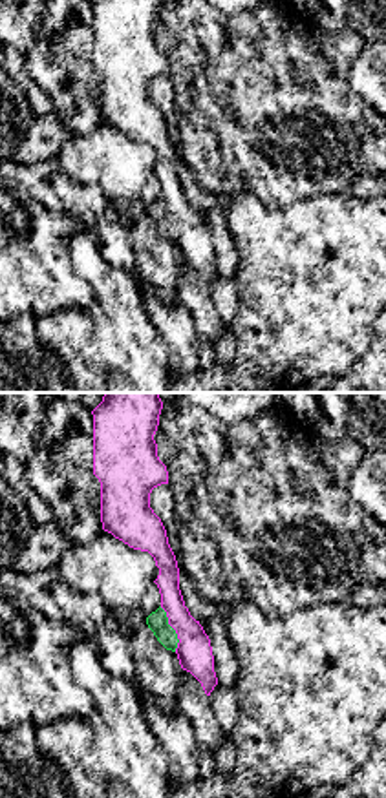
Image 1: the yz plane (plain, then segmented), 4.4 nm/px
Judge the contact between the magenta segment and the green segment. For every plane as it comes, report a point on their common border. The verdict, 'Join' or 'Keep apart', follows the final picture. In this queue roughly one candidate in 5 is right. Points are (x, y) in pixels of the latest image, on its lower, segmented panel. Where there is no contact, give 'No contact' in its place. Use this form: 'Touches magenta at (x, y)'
Touches magenta at (172, 627)

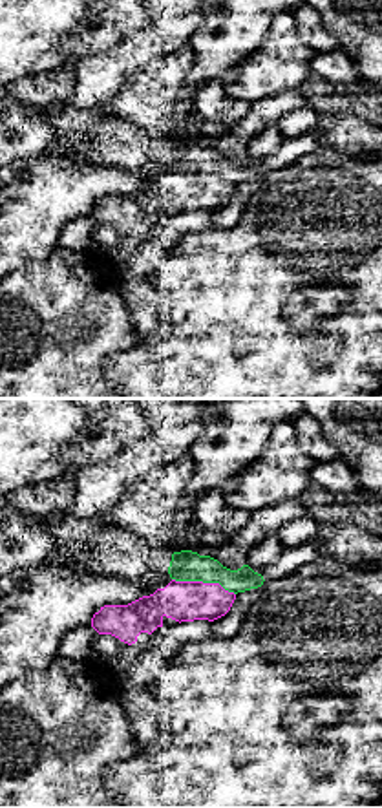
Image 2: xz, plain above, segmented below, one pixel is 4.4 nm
Touches magenta at (201, 582)

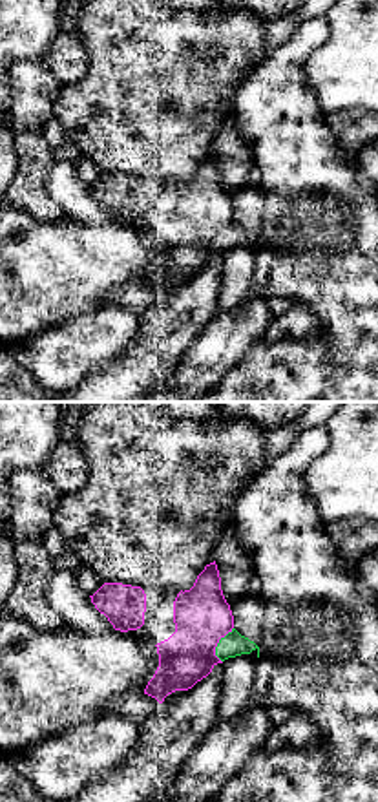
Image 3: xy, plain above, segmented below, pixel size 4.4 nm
Touches magenta at (216, 645)

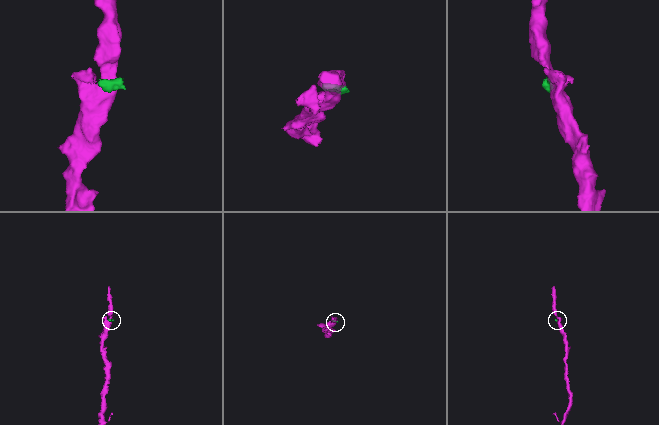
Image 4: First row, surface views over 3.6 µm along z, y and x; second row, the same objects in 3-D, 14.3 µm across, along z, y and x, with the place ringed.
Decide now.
Keep apart

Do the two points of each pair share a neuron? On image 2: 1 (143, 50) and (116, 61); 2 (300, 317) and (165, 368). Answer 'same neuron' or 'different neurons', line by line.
1: same neuron
2: different neurons

